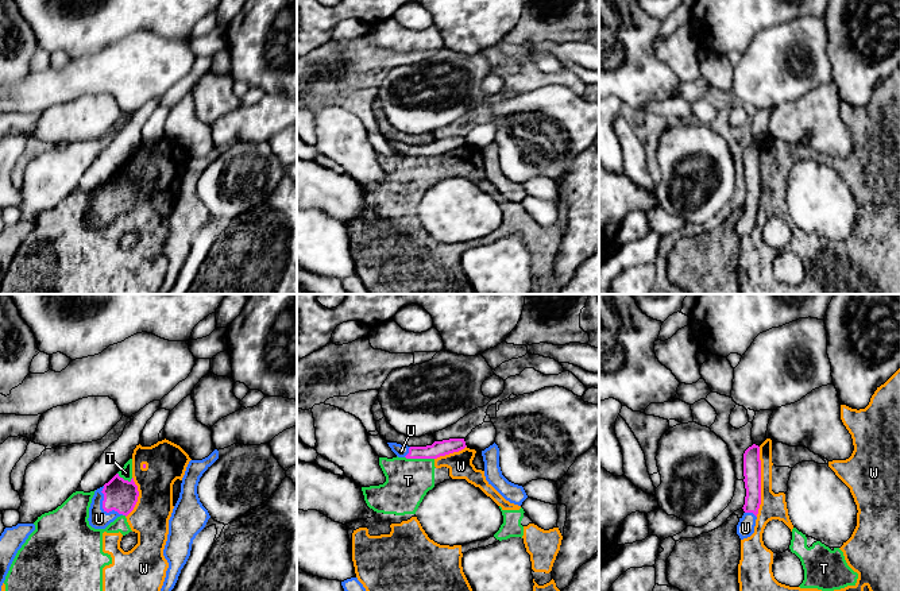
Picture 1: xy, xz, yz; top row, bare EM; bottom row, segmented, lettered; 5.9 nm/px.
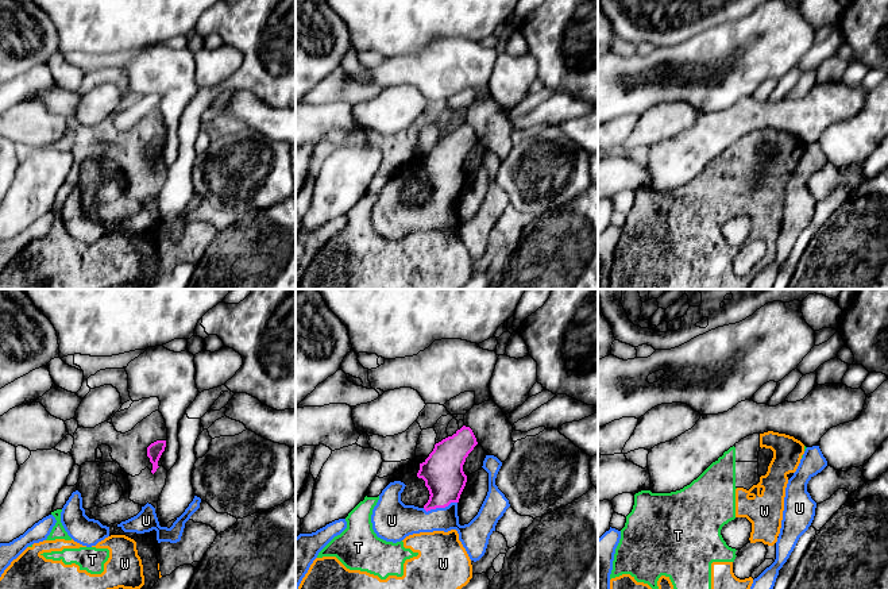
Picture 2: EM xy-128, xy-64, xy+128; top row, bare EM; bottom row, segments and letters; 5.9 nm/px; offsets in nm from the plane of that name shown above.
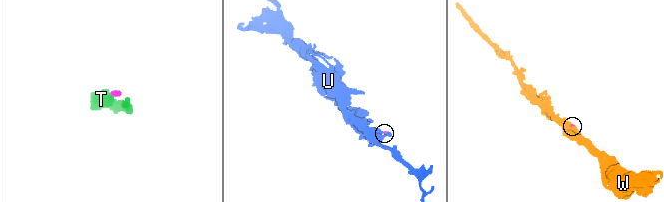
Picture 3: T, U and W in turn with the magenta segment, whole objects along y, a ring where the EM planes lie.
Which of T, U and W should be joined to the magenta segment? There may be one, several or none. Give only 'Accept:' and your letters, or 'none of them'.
Accept: U

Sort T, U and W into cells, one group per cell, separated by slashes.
T W / U

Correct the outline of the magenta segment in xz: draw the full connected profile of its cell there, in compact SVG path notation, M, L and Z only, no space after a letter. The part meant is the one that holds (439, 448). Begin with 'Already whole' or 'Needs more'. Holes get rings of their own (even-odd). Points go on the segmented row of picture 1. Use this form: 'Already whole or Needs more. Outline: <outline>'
Needs more. Outline: M464 439L434 441L432 445L426 447L407 447L397 443L387 444L398 457L406 459L437 459L440 456L459 452L467 447Z

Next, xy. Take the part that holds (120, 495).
Needs more. Outline: M116 474L108 483L94 491L89 507L89 525L105 529L120 515L128 515L136 502L139 491L134 478L128 482Z

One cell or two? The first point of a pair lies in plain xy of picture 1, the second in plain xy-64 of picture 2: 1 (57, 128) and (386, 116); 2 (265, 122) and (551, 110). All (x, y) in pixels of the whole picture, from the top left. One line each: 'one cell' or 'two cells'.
1: one cell
2: one cell

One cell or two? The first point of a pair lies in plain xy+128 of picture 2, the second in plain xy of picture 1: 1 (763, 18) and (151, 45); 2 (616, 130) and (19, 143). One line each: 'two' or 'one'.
1: one
2: one

